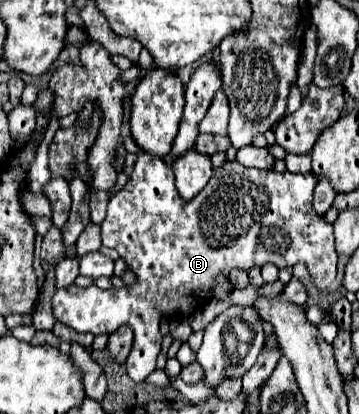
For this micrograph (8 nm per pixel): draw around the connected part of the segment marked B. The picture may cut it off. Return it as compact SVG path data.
M140 152L126 186L110 198L108 212L102 222L102 246L114 248L124 258L126 266L134 272L136 282L132 286L108 290L98 286L78 288L74 284L68 288L58 288L52 298L52 314L58 322L72 326L78 332L92 332L94 336L108 336L120 326L130 326L134 332L134 344L126 360L126 370L134 382L142 382L152 370L156 370L162 344L160 322L172 316L192 316L202 306L202 302L210 298L220 276L228 278L232 270L250 272L252 266L274 264L274 254L284 254L280 264L294 266L296 262L304 262L312 282L320 290L326 290L332 284L336 278L334 236L332 226L312 210L314 188L316 178L312 172L292 174L288 170L258 170L246 168L236 160L226 160L222 166L214 168L212 178L198 196L184 200L176 192L172 166L158 156Z

